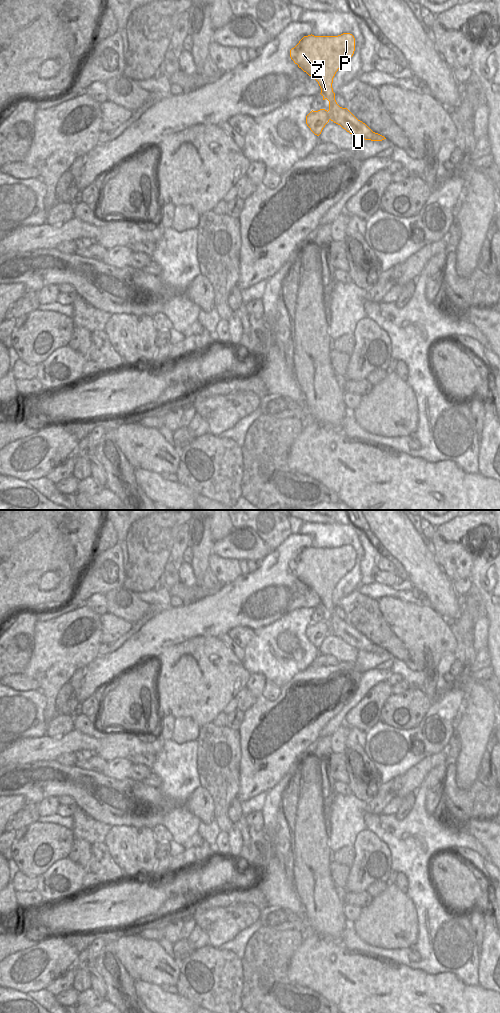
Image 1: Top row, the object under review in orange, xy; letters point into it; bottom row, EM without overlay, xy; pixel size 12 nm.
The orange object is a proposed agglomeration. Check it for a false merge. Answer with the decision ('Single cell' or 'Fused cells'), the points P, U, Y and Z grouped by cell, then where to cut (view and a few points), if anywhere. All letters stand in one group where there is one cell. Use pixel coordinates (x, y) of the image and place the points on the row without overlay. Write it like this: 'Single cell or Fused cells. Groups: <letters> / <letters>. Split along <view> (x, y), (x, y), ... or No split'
Single cell. Groups: P U Y Z. No split

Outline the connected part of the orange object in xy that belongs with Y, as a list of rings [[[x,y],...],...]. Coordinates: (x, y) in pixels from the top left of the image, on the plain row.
[[[350,545],[338,548],[304,548],[290,562],[290,569],[304,584],[314,590],[320,600],[323,612],[329,613],[329,622],[311,623],[306,636],[319,648],[331,632],[358,651],[382,653],[384,648],[373,644],[358,632],[347,620],[340,619],[335,612],[332,595],[339,580],[349,572],[355,563],[355,550]]]

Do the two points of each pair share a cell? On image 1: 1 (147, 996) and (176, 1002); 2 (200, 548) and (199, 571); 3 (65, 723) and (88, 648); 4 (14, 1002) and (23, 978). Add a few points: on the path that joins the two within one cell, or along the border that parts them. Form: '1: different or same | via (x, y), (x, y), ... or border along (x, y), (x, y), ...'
1: same | via (154, 998), (158, 1002), (169, 1002)
2: same | via (200, 554), (199, 565)
3: different | border along (56, 714), (47, 725)
4: different | border along (10, 987), (25, 993)

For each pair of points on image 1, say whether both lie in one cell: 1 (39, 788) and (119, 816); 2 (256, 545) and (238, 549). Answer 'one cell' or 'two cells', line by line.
1: one cell
2: one cell

